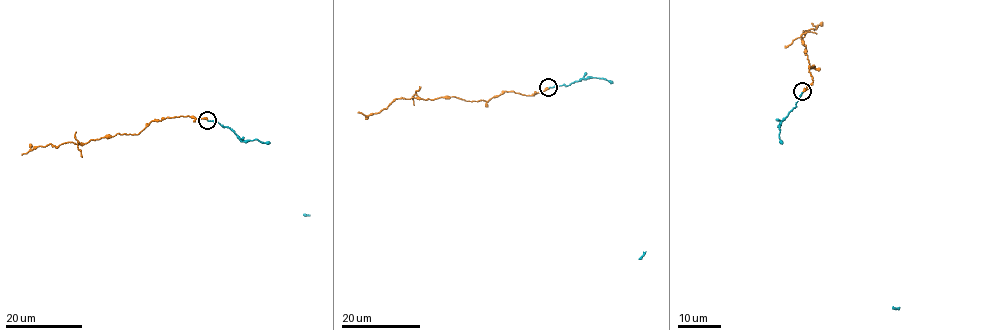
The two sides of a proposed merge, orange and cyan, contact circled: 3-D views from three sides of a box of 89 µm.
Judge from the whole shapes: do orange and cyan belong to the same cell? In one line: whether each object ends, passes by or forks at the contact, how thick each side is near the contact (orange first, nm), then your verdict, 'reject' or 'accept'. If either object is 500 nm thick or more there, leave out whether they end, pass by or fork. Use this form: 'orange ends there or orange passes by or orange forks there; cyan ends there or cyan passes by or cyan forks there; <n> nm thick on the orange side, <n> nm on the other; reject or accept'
orange ends there; cyan ends there; 400 nm thick on the orange side, 170 nm on the other; reject

